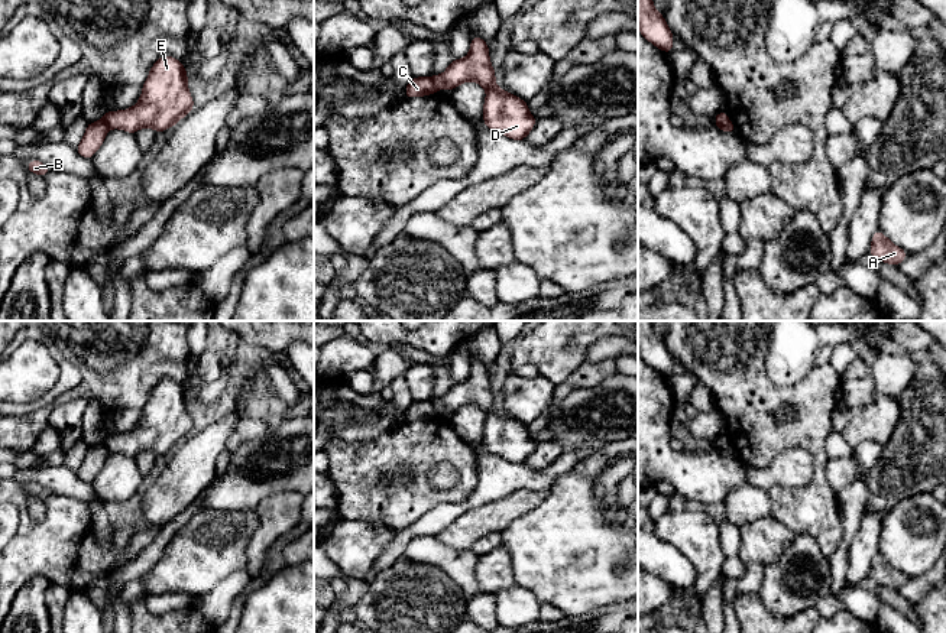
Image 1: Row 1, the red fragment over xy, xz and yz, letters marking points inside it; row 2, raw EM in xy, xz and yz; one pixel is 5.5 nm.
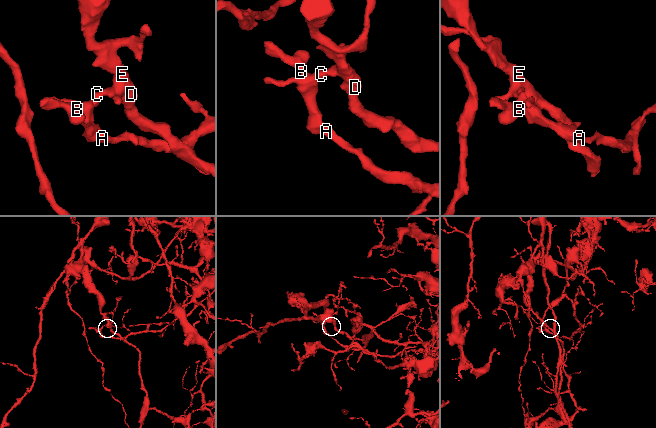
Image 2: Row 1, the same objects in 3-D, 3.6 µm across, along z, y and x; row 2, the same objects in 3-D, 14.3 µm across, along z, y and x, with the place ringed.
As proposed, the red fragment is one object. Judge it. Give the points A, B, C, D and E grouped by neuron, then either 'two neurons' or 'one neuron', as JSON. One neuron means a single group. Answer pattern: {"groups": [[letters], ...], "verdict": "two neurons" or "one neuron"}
{"groups": [["A", "B", "C"], ["D", "E"]], "verdict": "two neurons"}

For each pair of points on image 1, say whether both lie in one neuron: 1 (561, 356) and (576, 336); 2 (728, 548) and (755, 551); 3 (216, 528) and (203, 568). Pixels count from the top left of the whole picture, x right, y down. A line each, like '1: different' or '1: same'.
1: same
2: different
3: same

